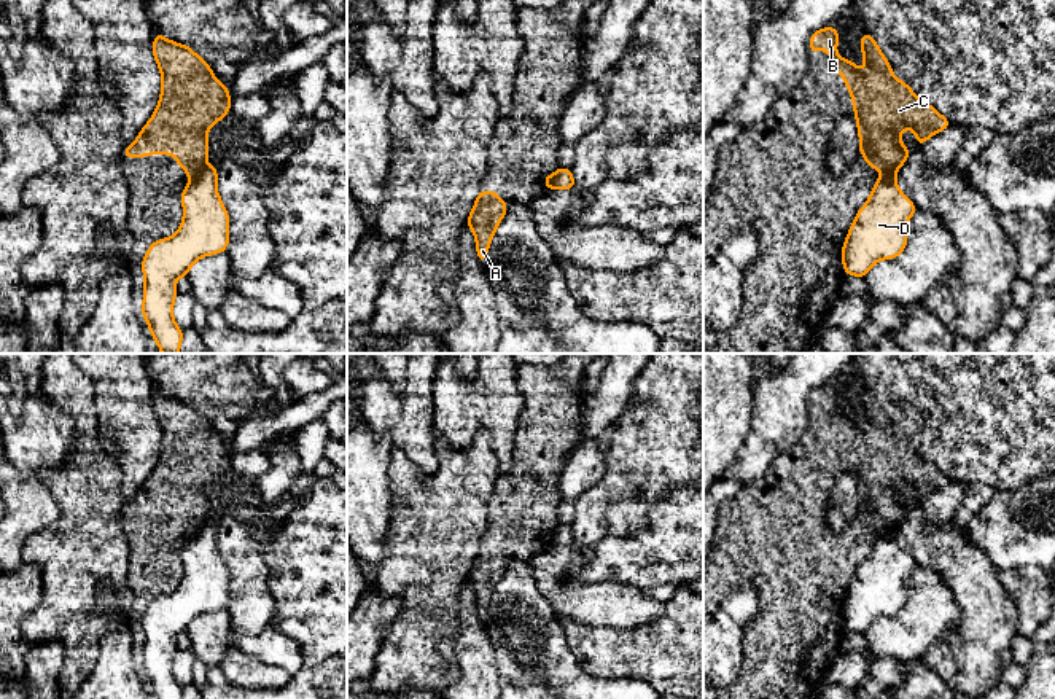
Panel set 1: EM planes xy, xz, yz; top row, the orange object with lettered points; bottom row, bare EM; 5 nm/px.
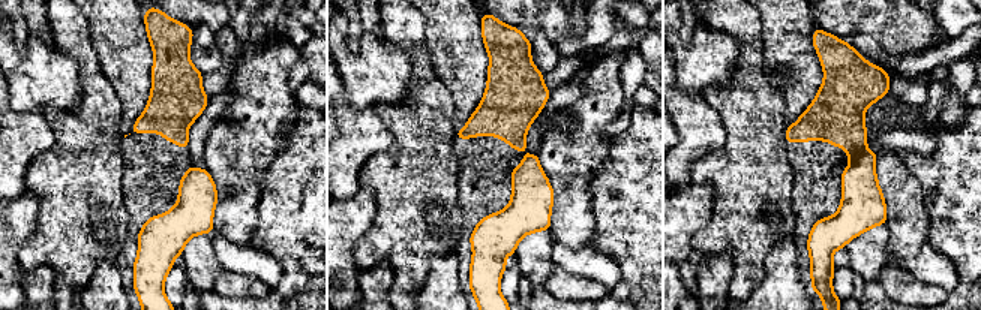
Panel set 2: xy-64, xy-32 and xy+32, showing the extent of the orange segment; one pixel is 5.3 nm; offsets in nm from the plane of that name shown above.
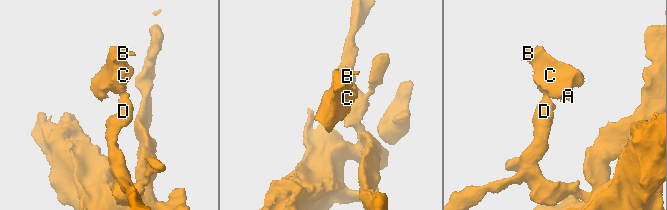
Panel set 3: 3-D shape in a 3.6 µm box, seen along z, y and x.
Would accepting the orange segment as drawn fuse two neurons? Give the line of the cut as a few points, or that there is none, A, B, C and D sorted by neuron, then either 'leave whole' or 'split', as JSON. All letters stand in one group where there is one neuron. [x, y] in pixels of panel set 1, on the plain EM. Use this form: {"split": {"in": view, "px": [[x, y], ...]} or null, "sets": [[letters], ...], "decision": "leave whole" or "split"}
{"split": {"in": "xy", "px": [[206, 521], [190, 542]]}, "sets": [["A", "B", "C"], ["D"]], "decision": "split"}

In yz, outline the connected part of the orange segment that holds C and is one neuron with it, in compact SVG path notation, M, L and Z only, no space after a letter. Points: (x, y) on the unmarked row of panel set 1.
M832 382L813 389L810 411L824 406L832 414L831 424L843 433L843 441L850 446L864 519L880 527L882 533L896 535L910 511L901 498L904 486L912 486L917 502L921 503L952 481L936 463L925 460L907 439L894 433L888 416L867 389L859 396L866 427L837 411L839 395Z

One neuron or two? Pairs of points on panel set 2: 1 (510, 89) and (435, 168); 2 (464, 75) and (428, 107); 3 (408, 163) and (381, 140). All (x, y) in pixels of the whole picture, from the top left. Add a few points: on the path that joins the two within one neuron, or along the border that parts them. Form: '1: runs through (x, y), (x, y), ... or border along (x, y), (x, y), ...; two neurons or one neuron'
1: border along (458, 131), (453, 140), (456, 184); two neurons
2: border along (431, 57), (435, 75), (450, 93), (455, 123); two neurons
3: border along (380, 114), (392, 143), (374, 153), (360, 168); two neurons

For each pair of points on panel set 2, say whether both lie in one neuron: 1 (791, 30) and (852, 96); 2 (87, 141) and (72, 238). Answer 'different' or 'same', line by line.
1: different
2: same

